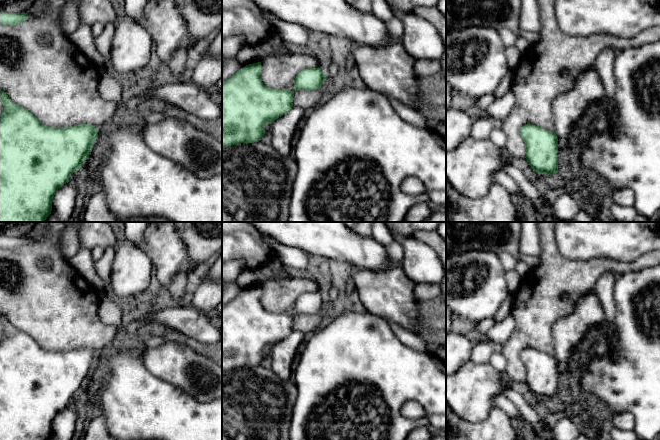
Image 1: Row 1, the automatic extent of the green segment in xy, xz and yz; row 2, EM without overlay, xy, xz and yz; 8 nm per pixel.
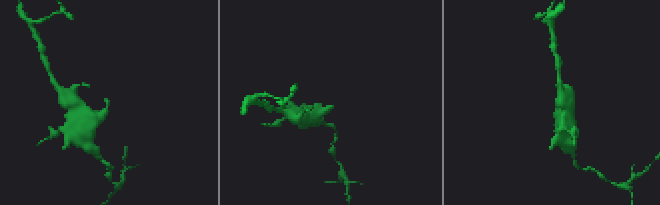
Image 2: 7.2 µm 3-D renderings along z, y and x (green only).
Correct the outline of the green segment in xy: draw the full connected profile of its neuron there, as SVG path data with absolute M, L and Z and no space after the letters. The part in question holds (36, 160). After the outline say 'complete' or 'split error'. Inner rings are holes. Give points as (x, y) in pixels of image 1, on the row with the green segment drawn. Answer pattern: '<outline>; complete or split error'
M1 89L0 101L4 107L0 116L0 222L45 222L51 214L55 193L84 165L97 140L99 129L89 124L45 126L30 111L14 103Z; complete

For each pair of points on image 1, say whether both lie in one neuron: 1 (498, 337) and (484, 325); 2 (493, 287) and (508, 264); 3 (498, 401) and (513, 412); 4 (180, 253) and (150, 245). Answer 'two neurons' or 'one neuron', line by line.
1: two neurons
2: two neurons
3: one neuron
4: one neuron

